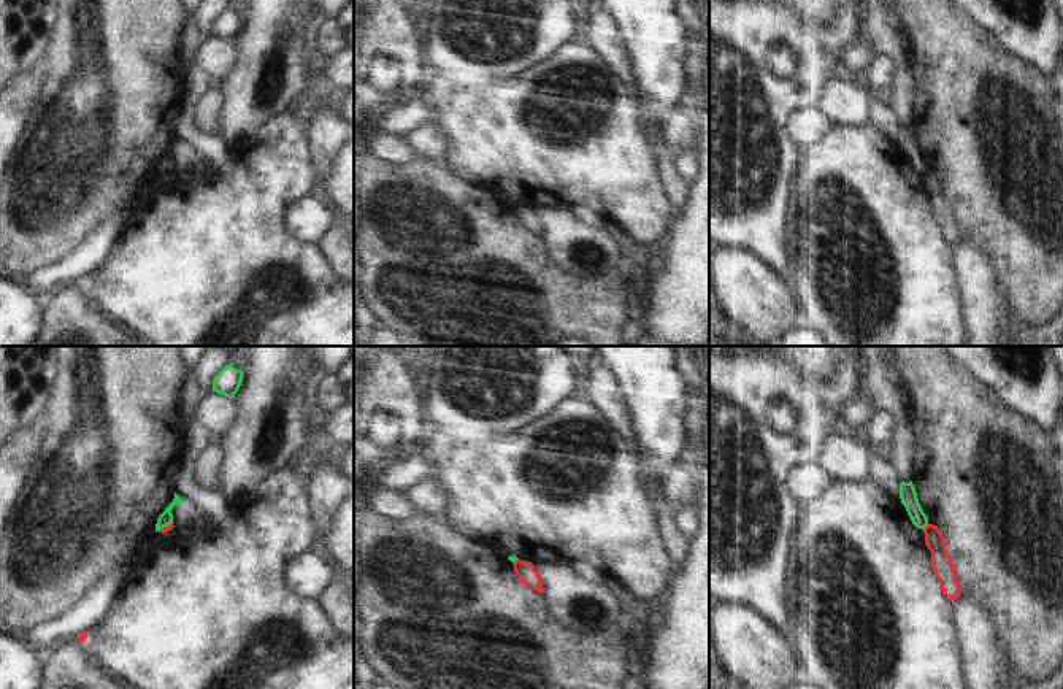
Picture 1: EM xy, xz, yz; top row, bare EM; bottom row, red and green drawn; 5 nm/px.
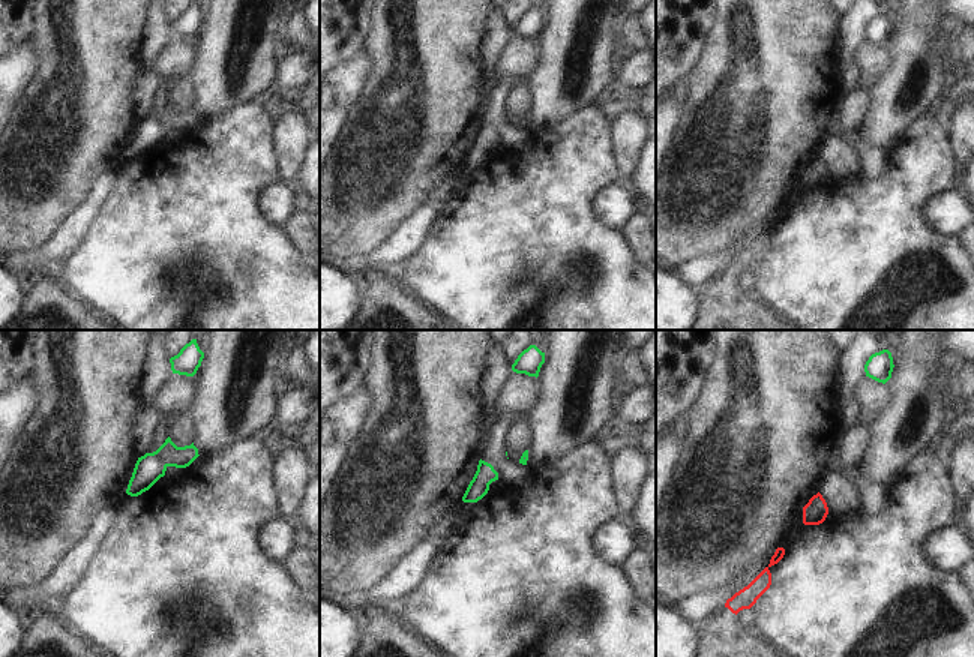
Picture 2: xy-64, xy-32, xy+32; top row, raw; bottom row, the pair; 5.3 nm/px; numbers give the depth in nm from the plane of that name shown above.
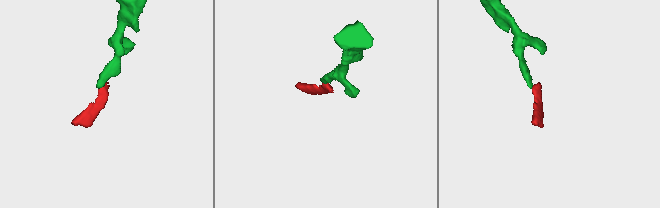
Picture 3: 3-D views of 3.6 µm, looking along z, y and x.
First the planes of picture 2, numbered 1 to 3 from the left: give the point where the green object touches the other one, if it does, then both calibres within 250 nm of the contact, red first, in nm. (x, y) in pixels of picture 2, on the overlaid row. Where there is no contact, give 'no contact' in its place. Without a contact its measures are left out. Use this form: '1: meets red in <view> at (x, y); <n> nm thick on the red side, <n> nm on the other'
1: no contact
2: no contact
3: no contact

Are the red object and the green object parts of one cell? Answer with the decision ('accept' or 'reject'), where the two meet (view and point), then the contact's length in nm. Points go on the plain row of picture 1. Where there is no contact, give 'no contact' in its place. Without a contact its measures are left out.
reject | yz (927, 170) | 50 nm

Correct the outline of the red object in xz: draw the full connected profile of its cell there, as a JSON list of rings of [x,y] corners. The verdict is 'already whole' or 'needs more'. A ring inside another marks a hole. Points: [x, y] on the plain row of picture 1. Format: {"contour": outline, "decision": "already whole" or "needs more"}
{"contour": [[[516,205],[512,206],[512,210],[514,210],[516,219],[525,230],[533,233],[535,237],[539,237],[539,238],[544,237],[541,221],[538,219],[532,206]]], "decision": "already whole"}

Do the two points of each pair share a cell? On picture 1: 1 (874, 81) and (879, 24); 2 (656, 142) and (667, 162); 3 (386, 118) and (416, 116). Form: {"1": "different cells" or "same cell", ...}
{"1": "different cells", "2": "same cell", "3": "same cell"}

